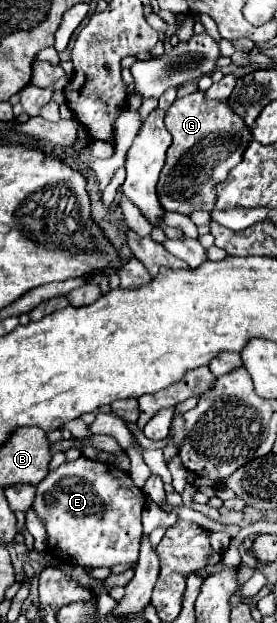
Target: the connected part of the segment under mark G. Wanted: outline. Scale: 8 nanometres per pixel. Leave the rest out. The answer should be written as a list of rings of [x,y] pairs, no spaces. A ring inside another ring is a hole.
[[[195,91],[177,99],[165,113],[165,127],[173,137],[167,161],[159,177],[157,195],[167,211],[191,215],[197,209],[211,211],[215,207],[215,185],[223,183],[229,171],[243,159],[251,143],[251,129],[229,107],[227,101],[209,101],[203,91]]]

